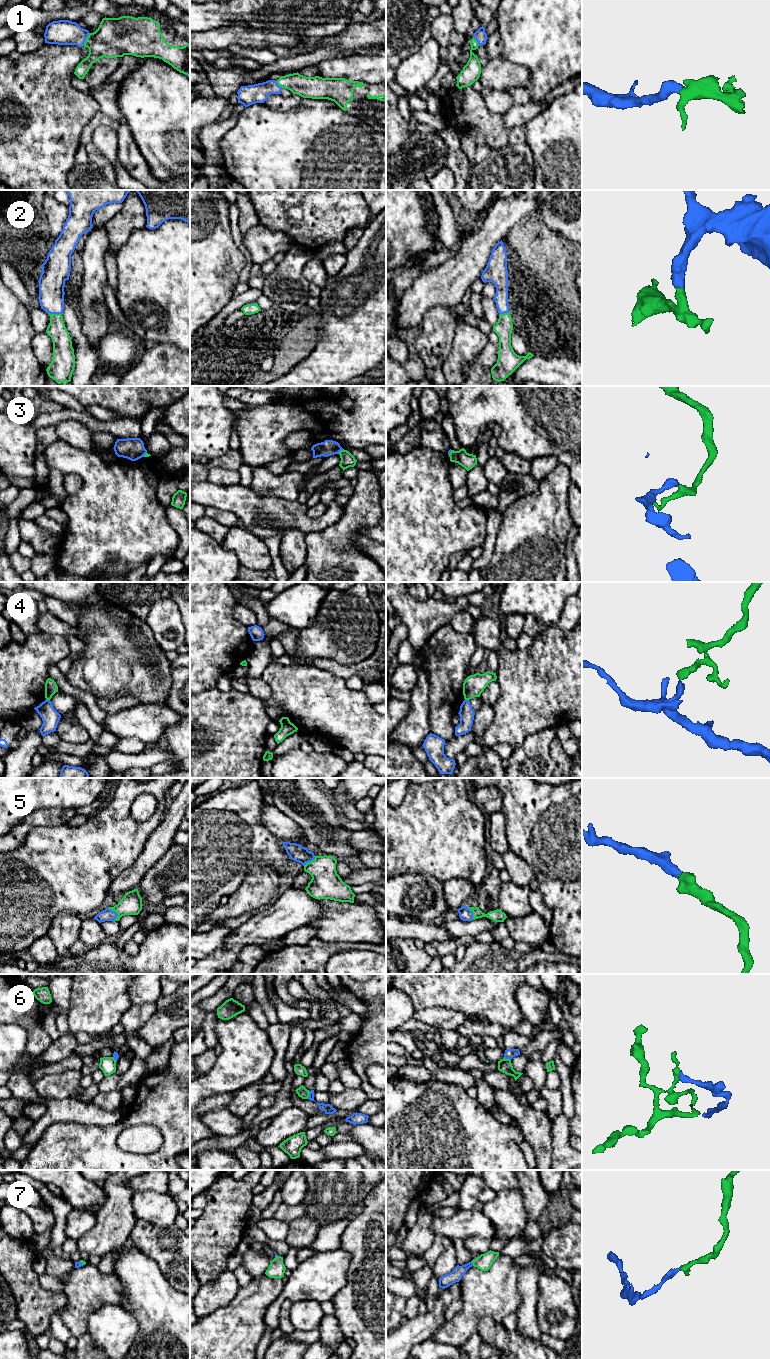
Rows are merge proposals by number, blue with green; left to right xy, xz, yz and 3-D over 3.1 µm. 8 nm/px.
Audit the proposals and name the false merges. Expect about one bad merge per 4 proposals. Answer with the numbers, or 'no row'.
3, 4, 6

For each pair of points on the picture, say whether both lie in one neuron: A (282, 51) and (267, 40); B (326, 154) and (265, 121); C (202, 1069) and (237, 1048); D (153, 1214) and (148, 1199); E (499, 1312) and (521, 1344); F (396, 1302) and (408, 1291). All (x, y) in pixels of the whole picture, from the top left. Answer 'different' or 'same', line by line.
A: different
B: same
C: different
D: same
E: different
F: different

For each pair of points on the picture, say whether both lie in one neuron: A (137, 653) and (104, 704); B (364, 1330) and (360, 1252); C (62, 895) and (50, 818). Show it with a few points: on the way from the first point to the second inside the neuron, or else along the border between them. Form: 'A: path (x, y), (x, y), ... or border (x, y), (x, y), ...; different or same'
A: border (130, 697), (97, 699); different
B: path (368, 1311), (368, 1271); same
C: border (66, 823), (60, 826), (35, 826), (29, 833); different

